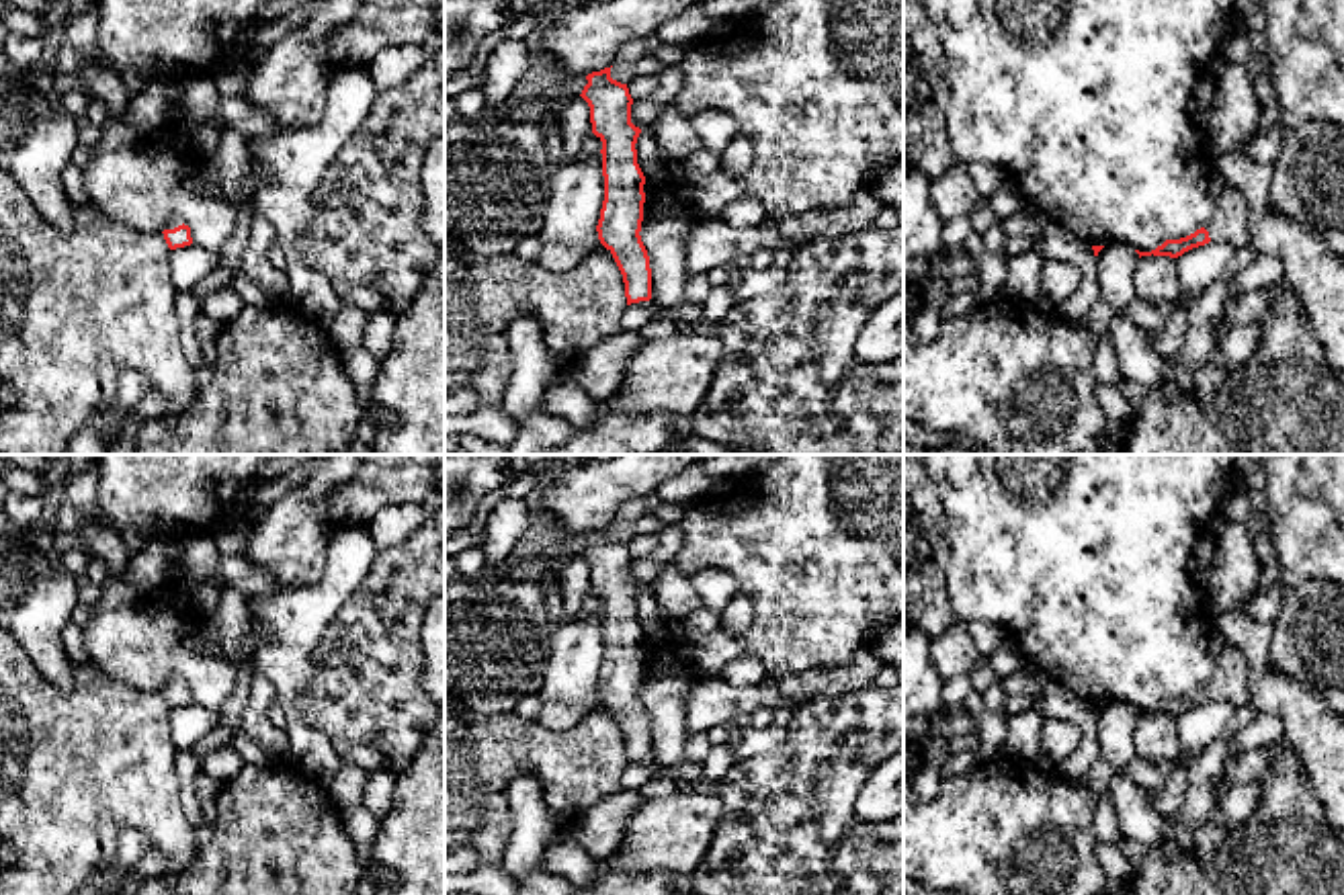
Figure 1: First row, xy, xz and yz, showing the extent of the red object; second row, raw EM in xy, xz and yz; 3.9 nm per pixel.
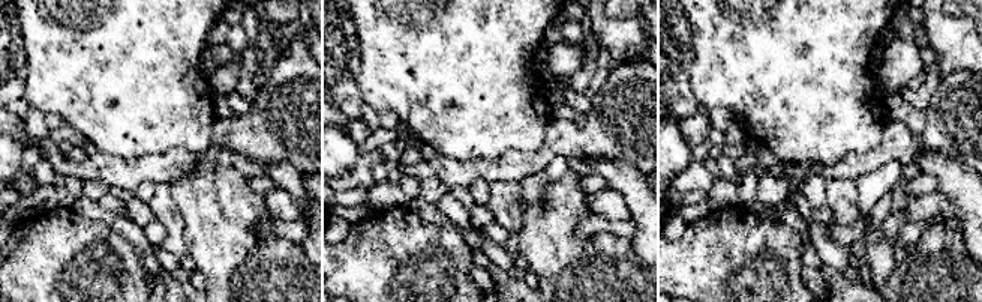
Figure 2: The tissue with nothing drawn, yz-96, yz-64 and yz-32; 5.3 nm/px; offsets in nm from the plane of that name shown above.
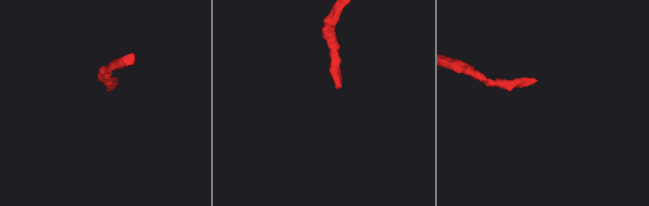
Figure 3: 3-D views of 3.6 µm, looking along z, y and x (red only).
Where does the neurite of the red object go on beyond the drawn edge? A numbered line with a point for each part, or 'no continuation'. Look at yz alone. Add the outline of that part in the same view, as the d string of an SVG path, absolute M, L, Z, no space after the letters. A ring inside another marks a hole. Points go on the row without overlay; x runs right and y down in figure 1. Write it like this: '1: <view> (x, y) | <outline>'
1: yz (1230, 680) | M1229 645L1217 659L1207 686L1211 700L1229 700L1233 707L1248 702L1250 666L1244 653Z

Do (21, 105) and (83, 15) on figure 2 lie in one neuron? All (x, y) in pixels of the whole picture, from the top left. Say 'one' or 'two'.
two

